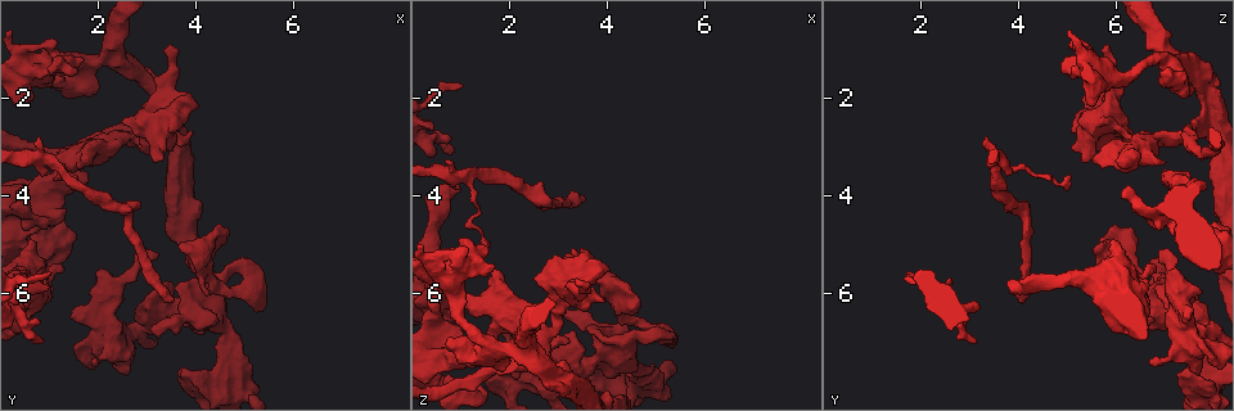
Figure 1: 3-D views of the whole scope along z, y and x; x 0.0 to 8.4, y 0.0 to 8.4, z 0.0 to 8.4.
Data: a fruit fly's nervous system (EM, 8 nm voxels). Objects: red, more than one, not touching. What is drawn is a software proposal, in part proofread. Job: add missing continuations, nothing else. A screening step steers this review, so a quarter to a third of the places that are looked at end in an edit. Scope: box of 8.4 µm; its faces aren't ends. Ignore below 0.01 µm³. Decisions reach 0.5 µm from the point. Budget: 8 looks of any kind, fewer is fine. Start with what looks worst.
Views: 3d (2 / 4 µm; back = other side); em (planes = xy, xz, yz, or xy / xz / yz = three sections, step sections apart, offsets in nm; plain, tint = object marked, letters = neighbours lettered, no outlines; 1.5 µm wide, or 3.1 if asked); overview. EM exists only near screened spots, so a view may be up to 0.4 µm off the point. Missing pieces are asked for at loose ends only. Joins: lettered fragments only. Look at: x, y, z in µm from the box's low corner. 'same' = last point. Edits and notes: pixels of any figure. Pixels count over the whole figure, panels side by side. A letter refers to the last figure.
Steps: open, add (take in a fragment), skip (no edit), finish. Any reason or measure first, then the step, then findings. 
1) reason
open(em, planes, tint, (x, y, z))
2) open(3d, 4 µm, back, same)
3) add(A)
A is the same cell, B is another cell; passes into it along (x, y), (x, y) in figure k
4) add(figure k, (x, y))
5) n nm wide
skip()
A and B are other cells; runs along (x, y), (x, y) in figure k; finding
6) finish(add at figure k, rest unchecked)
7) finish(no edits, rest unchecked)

end of a long branch
open(3d, 2 µm, (3.50, 6.20, 4.10))

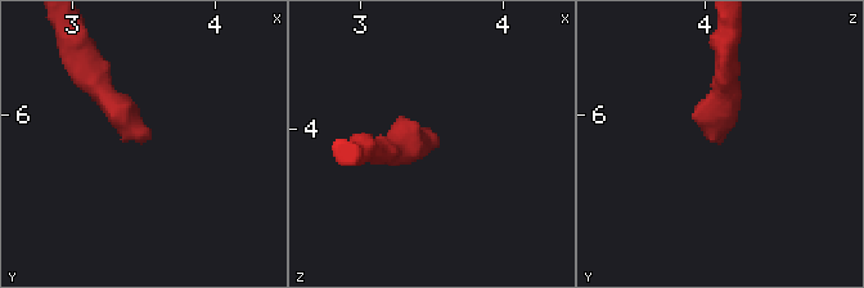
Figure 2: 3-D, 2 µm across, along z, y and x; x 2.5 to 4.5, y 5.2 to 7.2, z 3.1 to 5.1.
open(em, planes, letters, (3.54, 6.16, 4.06))

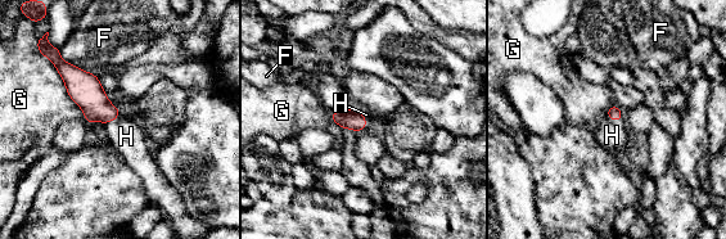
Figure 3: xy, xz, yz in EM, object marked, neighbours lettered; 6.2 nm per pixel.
add(H)
H is the same cell, F and G are other cells; it goes on there

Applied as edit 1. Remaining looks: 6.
branch stops here
open(em, planes, letters, (0.95, 5.90, 3.85))

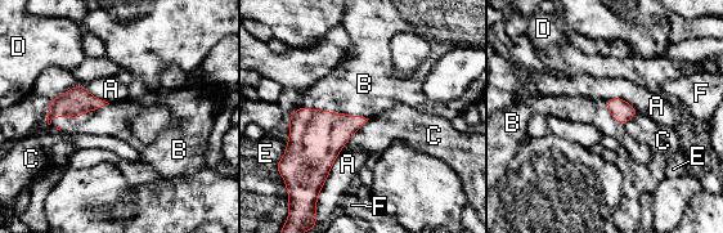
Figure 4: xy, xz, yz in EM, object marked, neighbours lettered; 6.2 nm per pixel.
add(B)
B is the same cell, A, C, D, E and F are other cells; passes into it along (317, 137), (335, 112), (363, 84) in figure 4; it goes on there

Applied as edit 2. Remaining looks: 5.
see it whole again
open(overview)

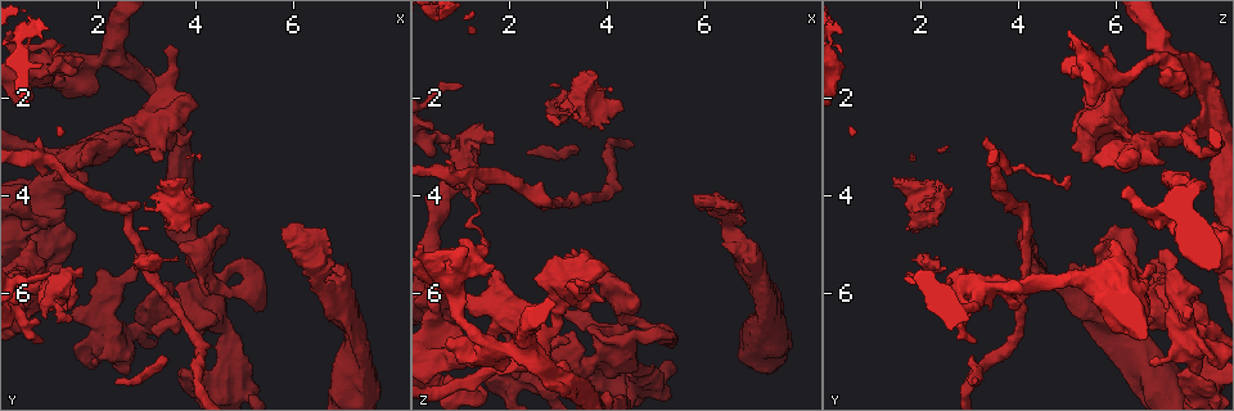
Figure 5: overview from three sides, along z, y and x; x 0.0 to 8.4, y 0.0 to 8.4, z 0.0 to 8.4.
free end
open(3d, 2 µm, (3.35, 1.05, 5.70))

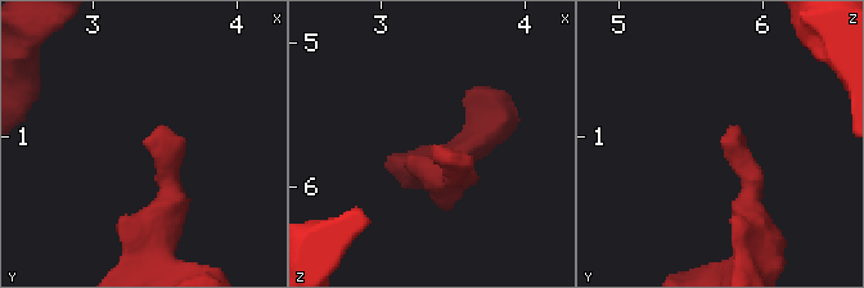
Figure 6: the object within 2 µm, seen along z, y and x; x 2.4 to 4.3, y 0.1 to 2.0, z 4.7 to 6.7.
open(em, xy, step 8, tint, (3.32, 1.02, 5.74))

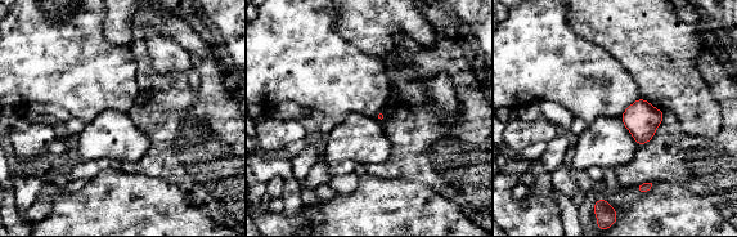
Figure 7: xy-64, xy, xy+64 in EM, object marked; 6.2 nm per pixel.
another direction
open(em, planes, letters, same)

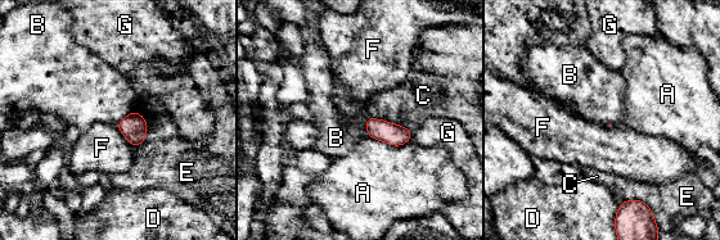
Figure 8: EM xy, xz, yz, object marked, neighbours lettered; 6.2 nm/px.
skip()
A, B, C, D, E, F and G are other cells; border along (368, 116), (365, 123), (367, 135) in figure 8; no lettered fragment goes on from it

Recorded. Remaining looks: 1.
finish(add at figure 3, add at figure 4, rest unchecked)

